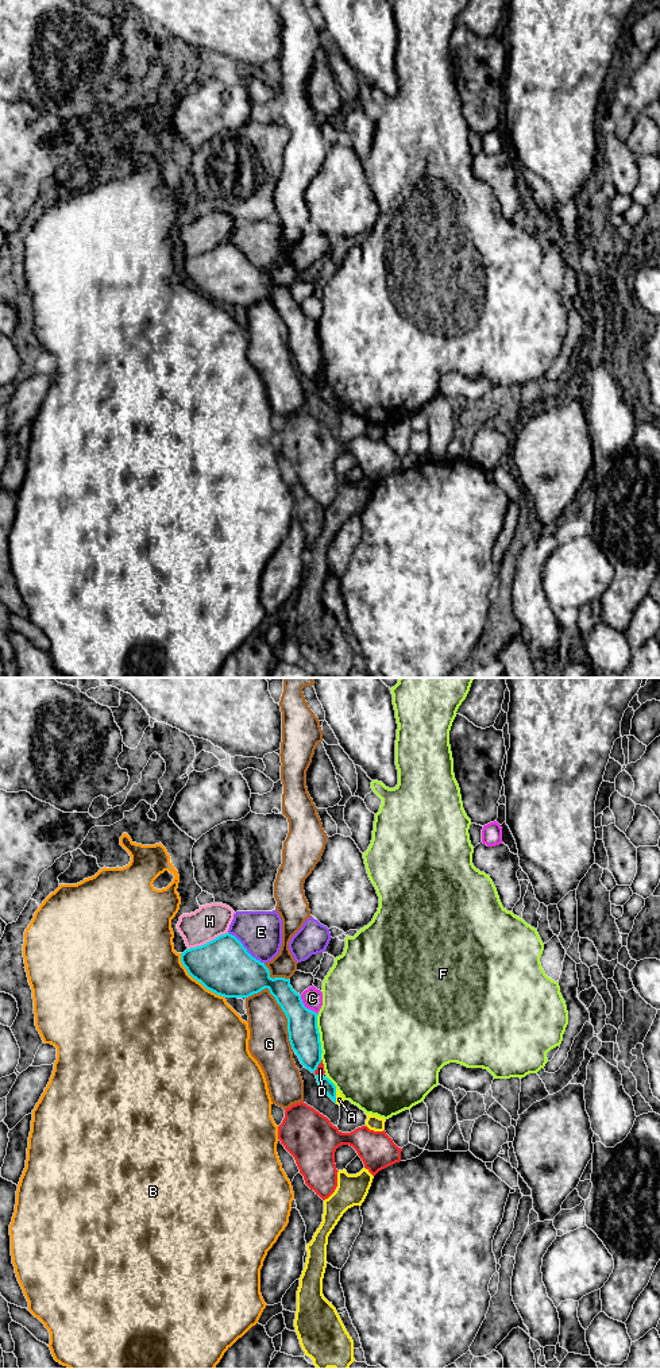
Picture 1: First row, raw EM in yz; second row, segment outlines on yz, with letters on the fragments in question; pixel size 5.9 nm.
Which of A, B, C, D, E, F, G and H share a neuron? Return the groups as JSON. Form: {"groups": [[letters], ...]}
{"groups": [["A"], ["B"], ["C"], ["D"], ["E"], ["F"], ["G"], ["H"]]}

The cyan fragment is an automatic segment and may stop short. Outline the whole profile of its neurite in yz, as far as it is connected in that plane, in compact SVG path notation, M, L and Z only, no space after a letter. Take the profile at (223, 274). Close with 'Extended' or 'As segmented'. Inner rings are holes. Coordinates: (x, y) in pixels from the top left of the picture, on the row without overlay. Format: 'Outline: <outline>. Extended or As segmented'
Outline: M225 242L181 262L188 282L207 298L224 306L248 306L267 297L287 327L292 358L312 382L321 371L317 321L306 317L301 304L285 286L271 286L269 277L252 266L243 252Z. As segmented

